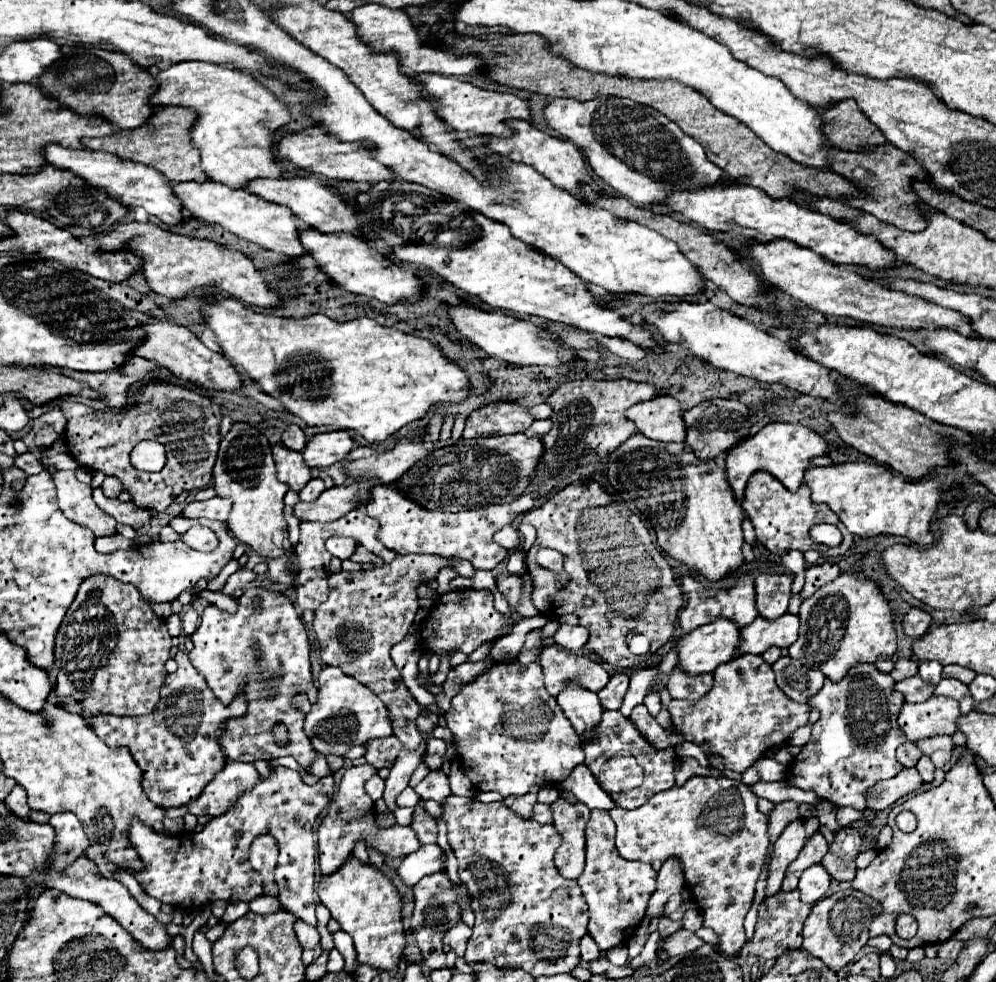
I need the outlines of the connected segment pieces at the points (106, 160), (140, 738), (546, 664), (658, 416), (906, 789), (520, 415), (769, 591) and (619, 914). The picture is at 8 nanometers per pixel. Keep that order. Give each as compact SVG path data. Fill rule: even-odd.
M56 143L46 145L44 155L50 165L76 173L78 177L86 179L90 185L106 191L112 199L116 199L128 207L144 207L150 215L158 217L166 225L178 225L188 219L182 213L184 205L176 199L176 195L172 191L172 183L154 167L148 167L148 165L136 163L136 161L128 161L128 159L120 159L112 153L100 153L100 151L90 151L90 149L66 149Z
M178 651L174 661L178 669L166 677L154 713L146 717L100 715L94 717L92 727L108 747L126 747L132 753L144 773L142 787L146 797L160 809L182 807L194 801L226 763L216 743L218 729L228 719L226 705L214 697L206 679L194 669L184 651Z
M544 643L544 649L540 653L540 667L546 677L546 689L552 697L558 697L558 693L570 681L578 681L582 689L598 693L600 689L606 687L610 679L602 663L596 663L576 653L568 653L550 643L548 645Z
M660 395L638 403L626 411L626 419L634 421L636 431L656 441L684 441L684 419L680 403L674 397Z
M902 769L896 777L880 781L876 787L868 791L868 807L874 811L884 811L890 809L896 801L906 797L912 791L918 791L922 787L922 779L918 771L912 769Z
M492 403L474 411L466 419L464 437L492 437L492 435L510 435L524 433L532 425L532 417L526 407L518 403Z
M758 575L754 589L758 615L764 619L778 619L788 609L792 575Z
M594 809L586 825L586 869L578 879L578 885L588 903L588 933L602 951L608 951L620 943L626 943L640 921L644 919L648 899L656 891L656 871L642 861L626 861L614 847L616 825L608 811Z

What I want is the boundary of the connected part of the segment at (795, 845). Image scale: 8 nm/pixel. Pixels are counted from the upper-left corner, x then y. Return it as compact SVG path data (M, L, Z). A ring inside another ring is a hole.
M798 819L794 823L790 823L784 833L778 837L778 841L774 843L774 857L770 863L770 875L768 875L768 885L766 885L766 897L772 897L780 891L784 873L788 869L788 865L798 857L800 849L804 847L804 823Z

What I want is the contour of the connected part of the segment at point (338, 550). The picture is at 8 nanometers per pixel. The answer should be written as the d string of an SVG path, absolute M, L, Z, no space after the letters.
M332 537L326 541L326 549L338 559L350 559L352 553L356 551L356 541L350 537L340 537L340 539Z

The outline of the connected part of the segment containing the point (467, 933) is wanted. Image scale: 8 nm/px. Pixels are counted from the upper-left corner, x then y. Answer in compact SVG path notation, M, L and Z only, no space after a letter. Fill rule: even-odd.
M458 921L452 929L446 931L444 935L444 945L448 945L458 957L464 957L464 951L466 951L466 943L468 939L472 937L472 929L464 923L464 921Z

